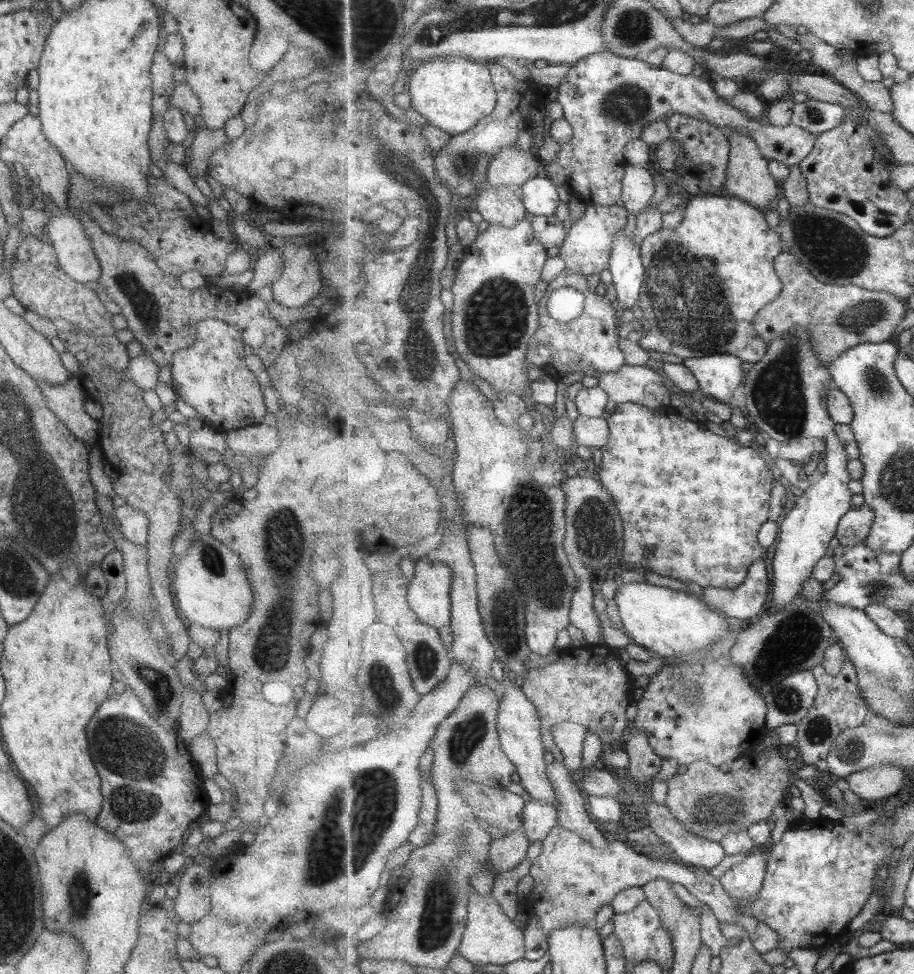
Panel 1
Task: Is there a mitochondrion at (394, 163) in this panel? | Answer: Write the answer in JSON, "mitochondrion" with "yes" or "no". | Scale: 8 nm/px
{"mitochondrion":"yes"}

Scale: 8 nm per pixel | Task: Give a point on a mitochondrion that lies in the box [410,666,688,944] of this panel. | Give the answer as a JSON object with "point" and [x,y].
{"point":[467,734]}

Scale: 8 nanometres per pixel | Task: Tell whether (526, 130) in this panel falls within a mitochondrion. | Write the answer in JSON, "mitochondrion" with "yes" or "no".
{"mitochondrion":"no"}

